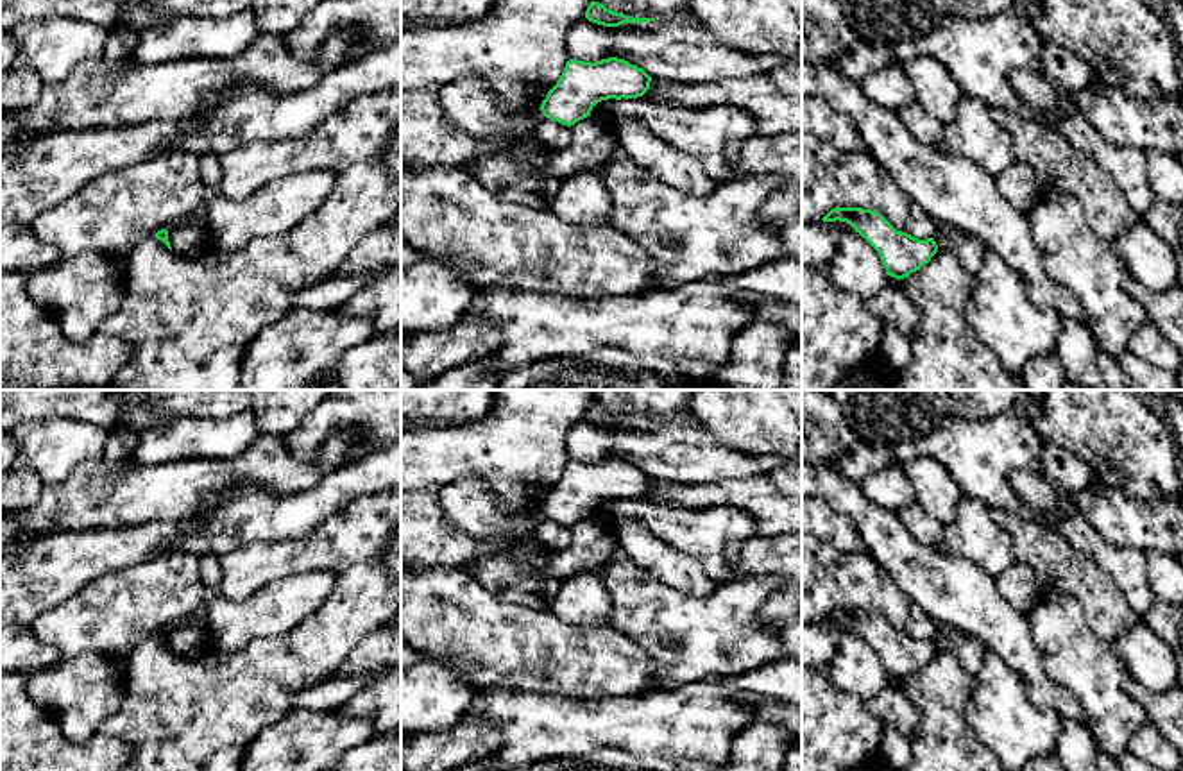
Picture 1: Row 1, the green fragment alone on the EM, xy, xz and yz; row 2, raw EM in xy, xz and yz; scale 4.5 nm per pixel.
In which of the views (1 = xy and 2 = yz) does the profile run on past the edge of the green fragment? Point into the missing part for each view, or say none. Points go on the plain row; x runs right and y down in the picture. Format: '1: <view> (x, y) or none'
1: none
2: none

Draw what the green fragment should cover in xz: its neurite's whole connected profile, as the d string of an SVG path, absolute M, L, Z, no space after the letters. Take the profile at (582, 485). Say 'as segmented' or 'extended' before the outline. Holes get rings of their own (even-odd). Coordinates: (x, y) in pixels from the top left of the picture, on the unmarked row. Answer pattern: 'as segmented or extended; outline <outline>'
as segmented; outline M569 460L557 485L540 504L546 519L574 526L591 517L592 508L609 499L637 499L650 490L651 478L625 460L596 463Z

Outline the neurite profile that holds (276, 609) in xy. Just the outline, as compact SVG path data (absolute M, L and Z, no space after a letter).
M331 571L294 574L265 585L243 601L227 599L218 590L206 601L206 630L211 646L233 653L258 639L279 637L311 617L328 599L336 576Z

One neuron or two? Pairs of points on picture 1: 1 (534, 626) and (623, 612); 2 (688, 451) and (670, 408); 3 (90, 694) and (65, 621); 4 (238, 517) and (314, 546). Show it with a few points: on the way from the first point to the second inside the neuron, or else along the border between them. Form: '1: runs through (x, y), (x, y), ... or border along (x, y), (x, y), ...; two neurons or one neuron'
1: border along (609, 625), (643, 650); two neurons
2: border along (677, 419), (655, 421); two neurons
3: border along (110, 655), (83, 652), (63, 662); two neurons
4: border along (331, 514), (306, 535), (296, 539), (255, 539); two neurons

